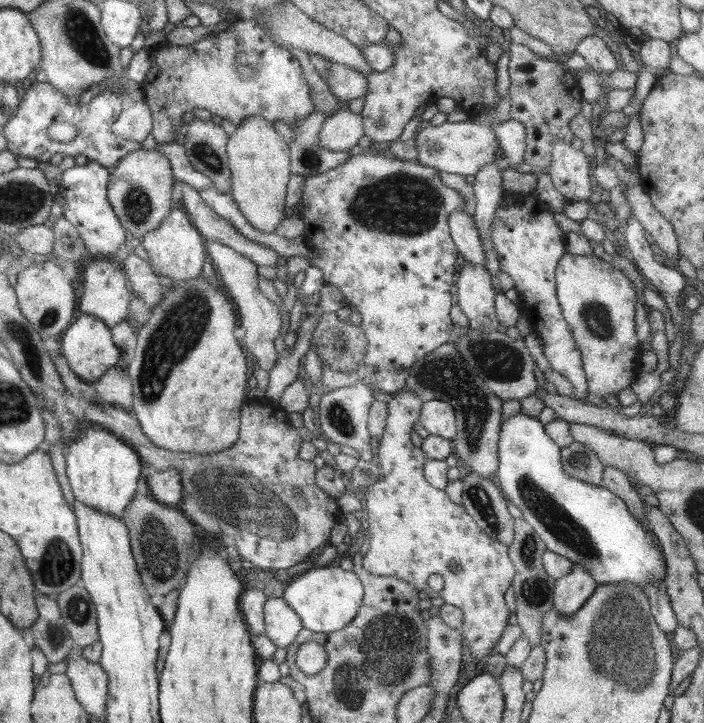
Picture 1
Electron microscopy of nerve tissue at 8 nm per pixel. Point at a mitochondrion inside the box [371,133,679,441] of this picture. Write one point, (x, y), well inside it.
(497, 359)

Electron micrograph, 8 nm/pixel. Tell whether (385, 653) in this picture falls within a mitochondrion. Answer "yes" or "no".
yes

